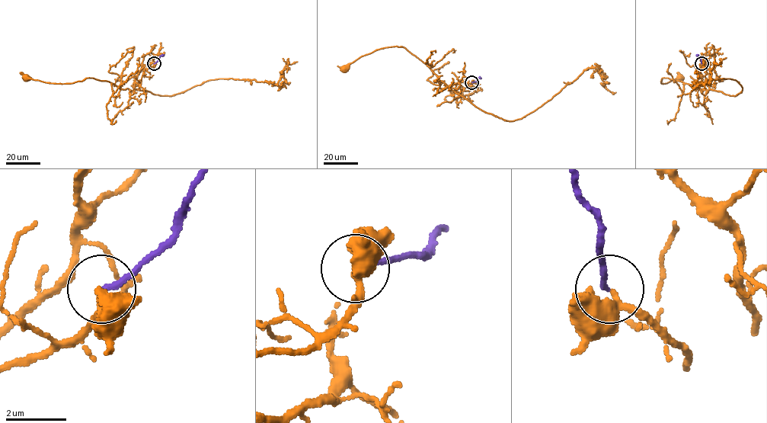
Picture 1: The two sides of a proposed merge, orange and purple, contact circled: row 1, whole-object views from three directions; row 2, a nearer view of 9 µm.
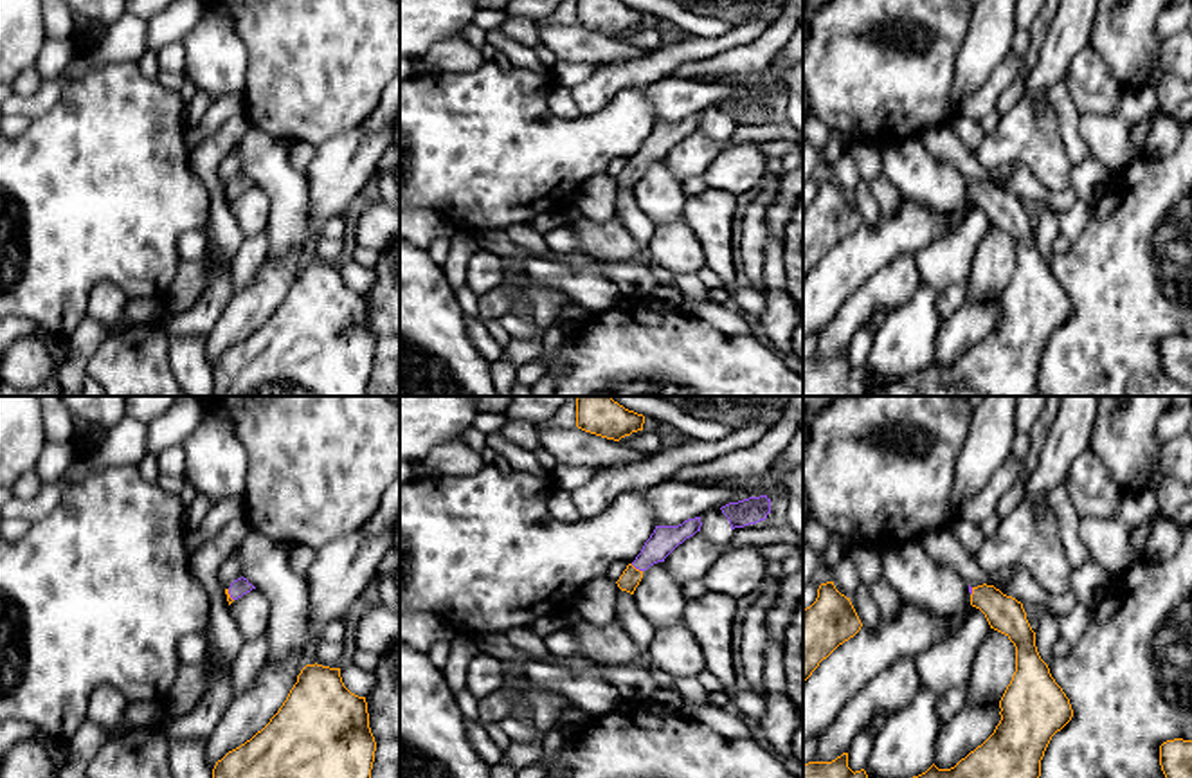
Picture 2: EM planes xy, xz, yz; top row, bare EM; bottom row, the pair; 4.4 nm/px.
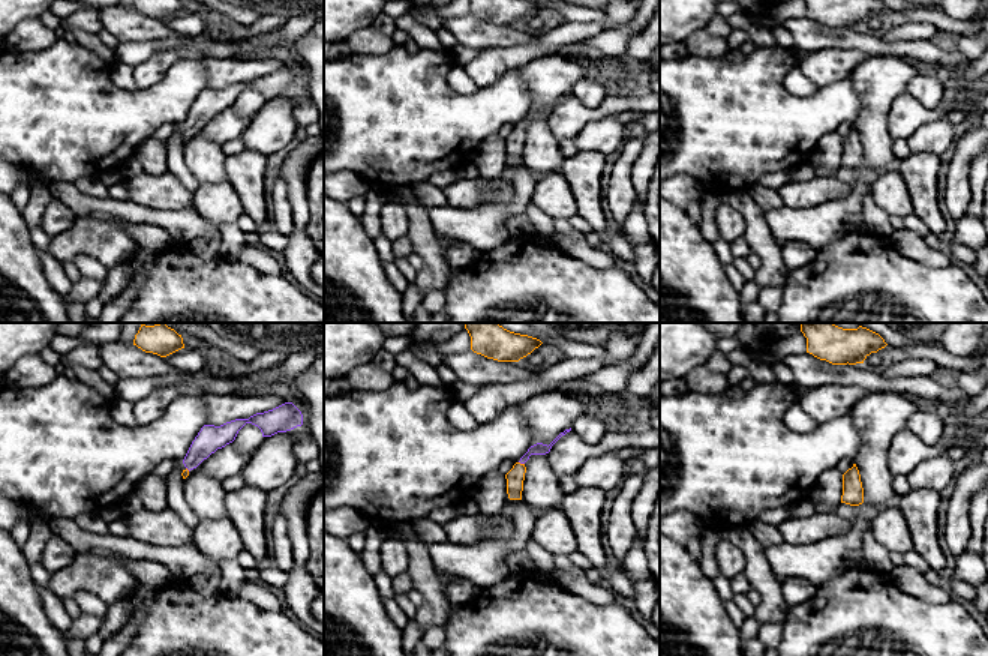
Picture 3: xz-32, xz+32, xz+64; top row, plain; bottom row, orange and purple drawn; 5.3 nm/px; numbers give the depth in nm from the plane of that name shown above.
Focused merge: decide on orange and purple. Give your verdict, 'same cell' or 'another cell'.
same cell

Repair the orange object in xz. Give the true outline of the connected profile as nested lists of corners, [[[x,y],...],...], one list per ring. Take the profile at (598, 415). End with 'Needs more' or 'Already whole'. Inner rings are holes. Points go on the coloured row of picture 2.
[[[578,396],[576,427],[619,441],[632,432],[643,430],[645,416],[625,409],[610,396]]]. Already whole

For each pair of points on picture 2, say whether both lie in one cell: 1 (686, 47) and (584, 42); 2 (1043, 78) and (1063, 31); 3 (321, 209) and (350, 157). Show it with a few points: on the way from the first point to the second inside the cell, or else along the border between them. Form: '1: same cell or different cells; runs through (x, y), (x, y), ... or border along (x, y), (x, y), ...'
1: different cells; border along (647, 53), (636, 60), (600, 65)
2: same cell; runs through (1052, 67), (1063, 42)
3: same cell; runs through (328, 197), (339, 170)

